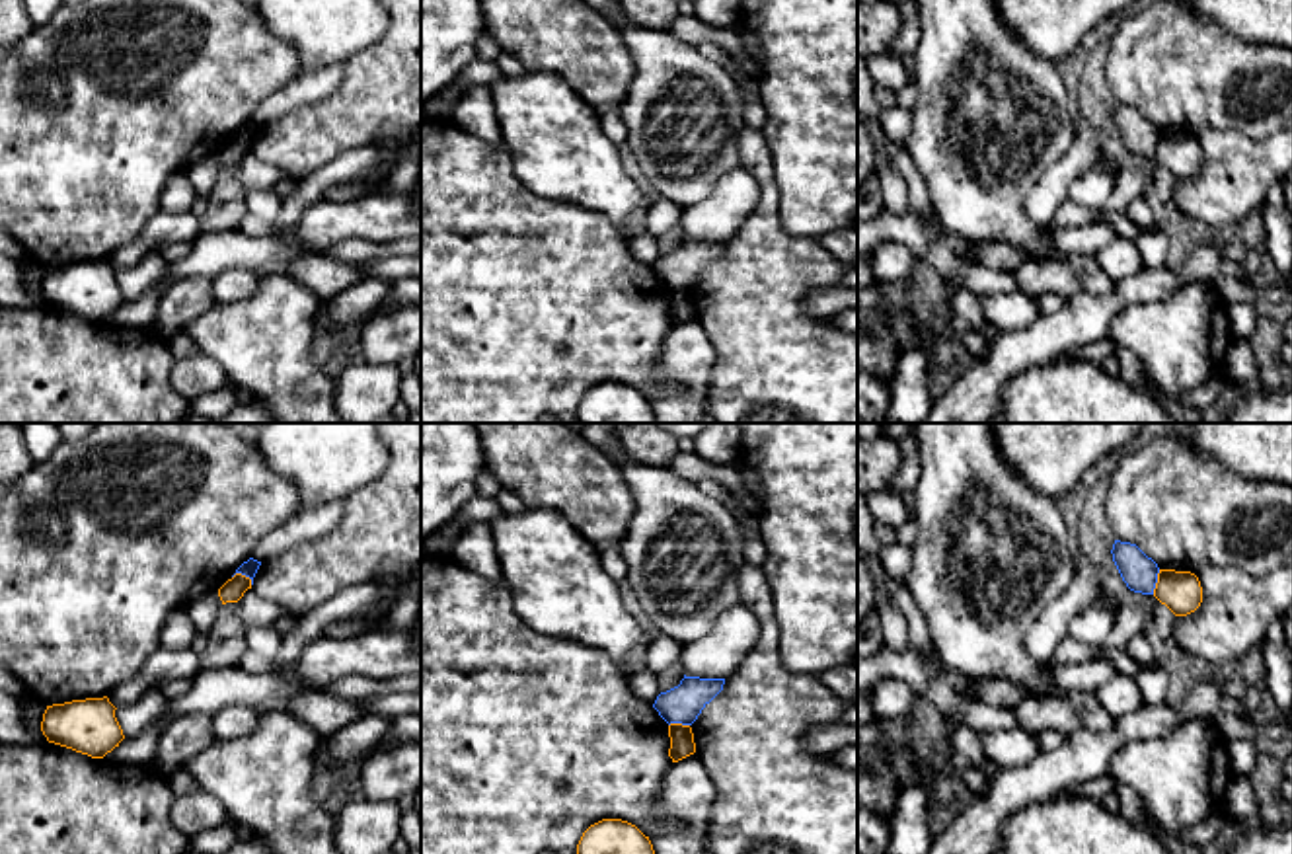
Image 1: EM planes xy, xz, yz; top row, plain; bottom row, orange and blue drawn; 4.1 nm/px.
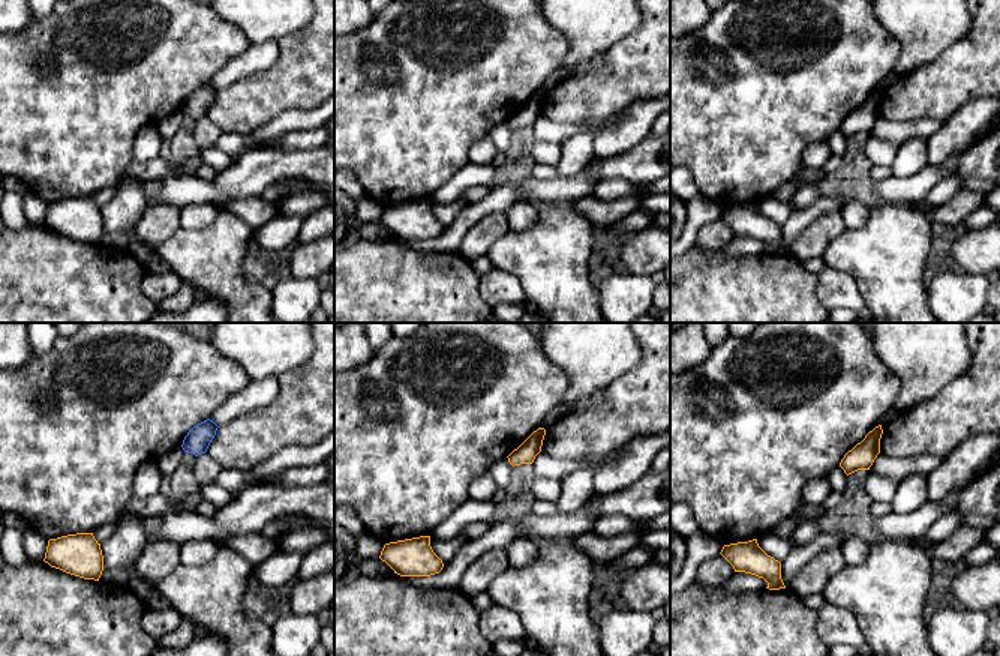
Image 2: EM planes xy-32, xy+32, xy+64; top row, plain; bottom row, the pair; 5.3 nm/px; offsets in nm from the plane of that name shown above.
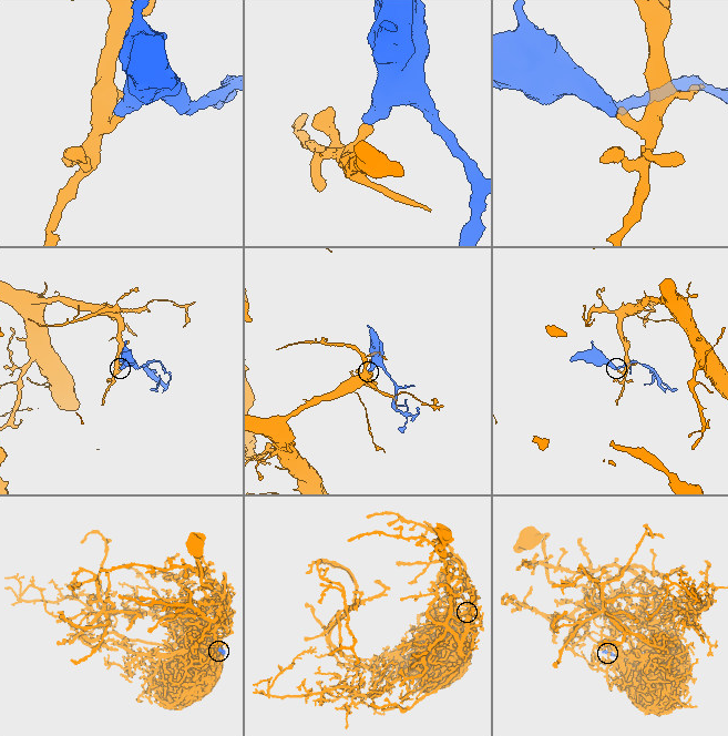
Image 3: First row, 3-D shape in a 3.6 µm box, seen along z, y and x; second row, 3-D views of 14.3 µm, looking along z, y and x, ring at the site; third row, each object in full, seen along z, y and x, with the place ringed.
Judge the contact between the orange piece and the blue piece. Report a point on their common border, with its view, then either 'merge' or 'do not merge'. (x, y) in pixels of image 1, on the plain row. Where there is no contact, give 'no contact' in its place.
contact yz (1158, 145); do not merge

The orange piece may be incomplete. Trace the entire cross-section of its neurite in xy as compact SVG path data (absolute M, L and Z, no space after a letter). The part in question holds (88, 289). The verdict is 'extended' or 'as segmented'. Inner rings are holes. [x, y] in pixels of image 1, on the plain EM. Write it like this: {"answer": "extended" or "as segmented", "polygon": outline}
{"answer": "as segmented", "polygon": "M107 259L47 269L41 294L49 306L103 322L125 302Z"}

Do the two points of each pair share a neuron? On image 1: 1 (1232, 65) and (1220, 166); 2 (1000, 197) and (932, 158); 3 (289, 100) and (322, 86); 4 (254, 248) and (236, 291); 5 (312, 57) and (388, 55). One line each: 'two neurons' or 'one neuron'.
1: two neurons
2: one neuron
3: one neuron
4: two neurons
5: two neurons

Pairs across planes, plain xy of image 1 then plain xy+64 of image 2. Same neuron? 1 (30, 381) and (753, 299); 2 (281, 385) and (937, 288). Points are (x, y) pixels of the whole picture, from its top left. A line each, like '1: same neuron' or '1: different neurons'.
1: same neuron
2: different neurons

